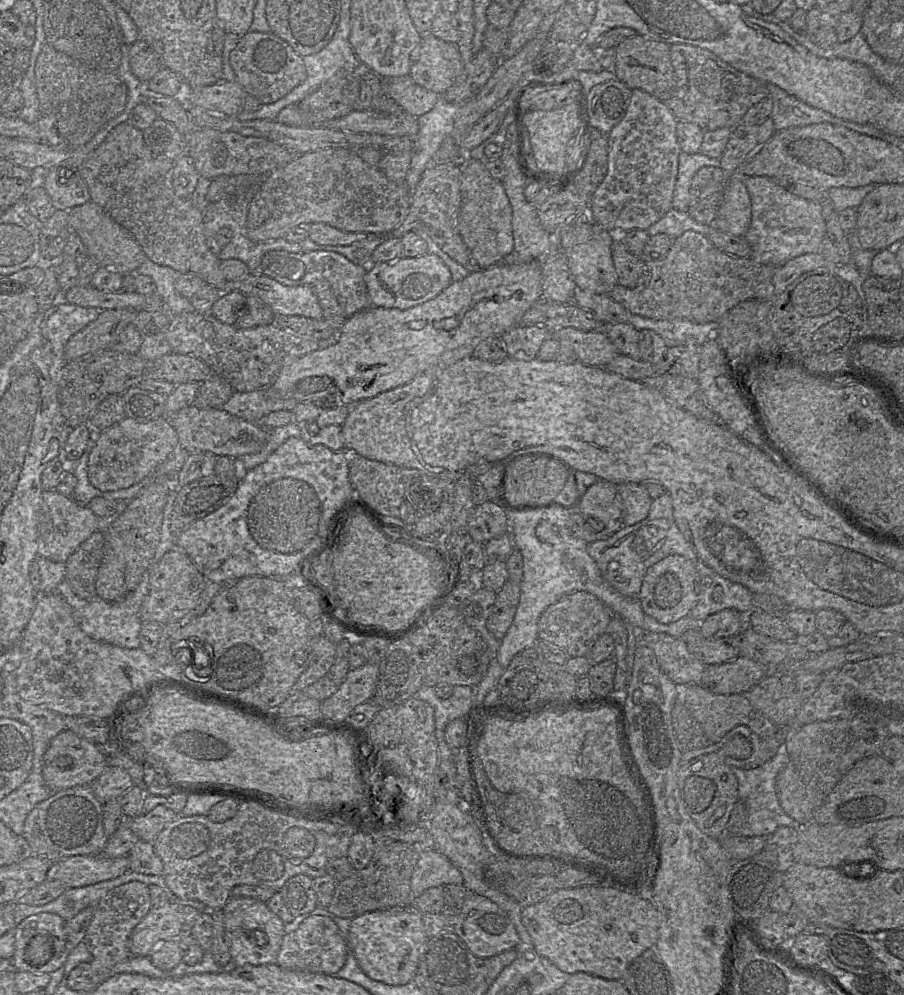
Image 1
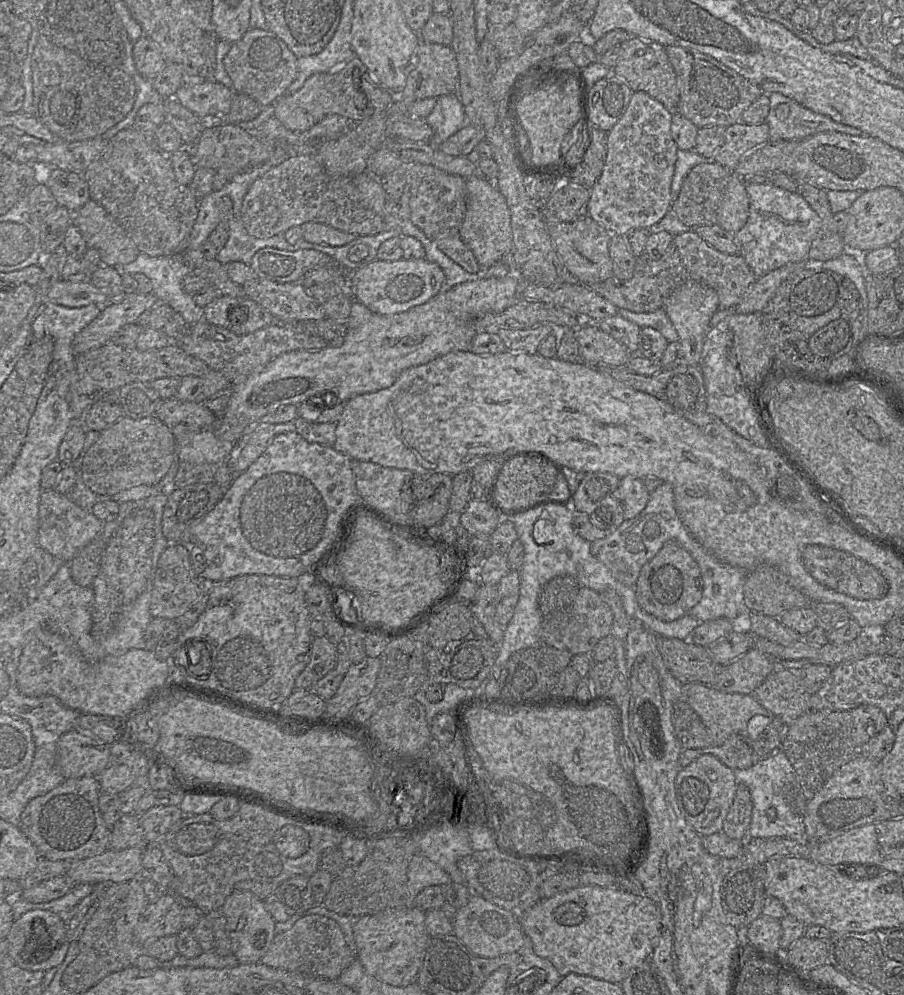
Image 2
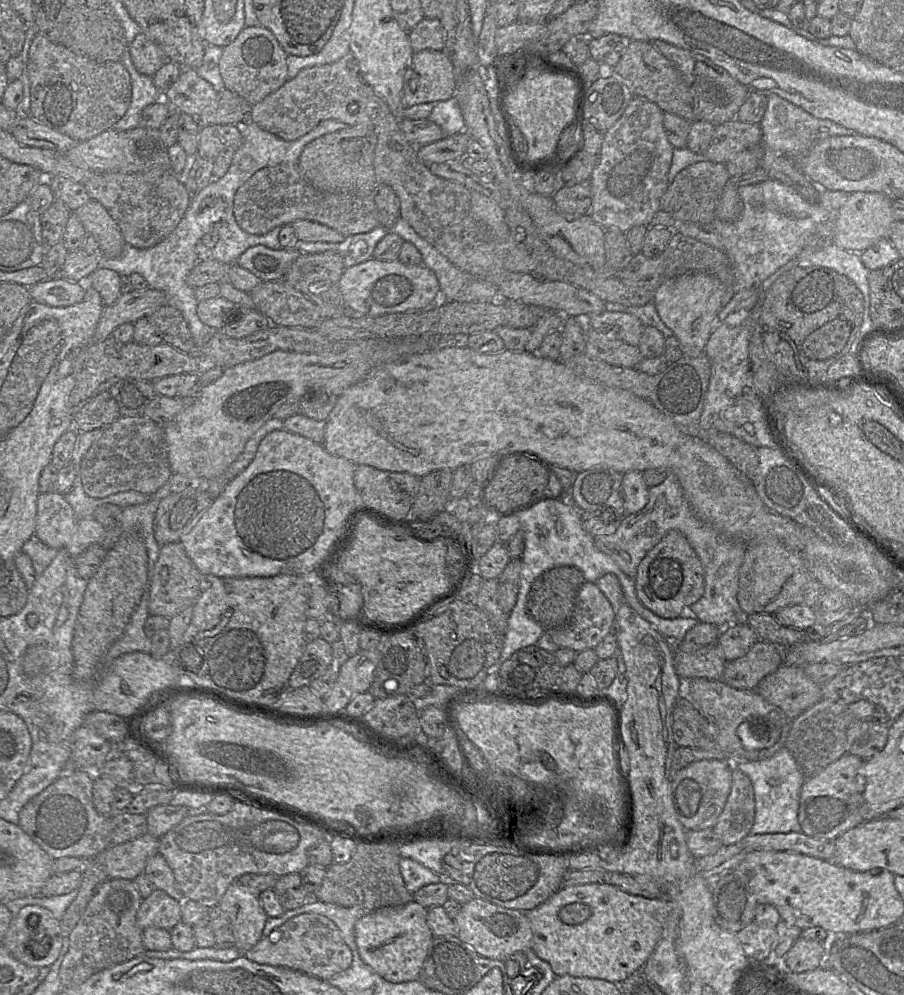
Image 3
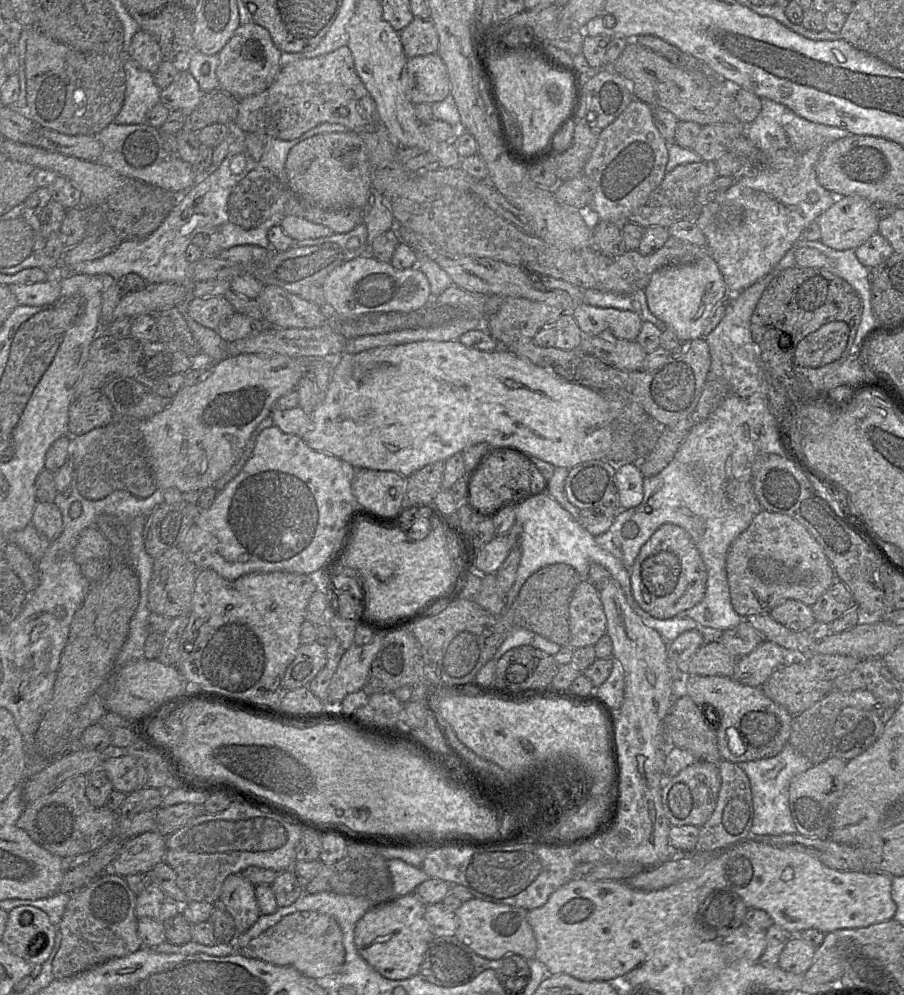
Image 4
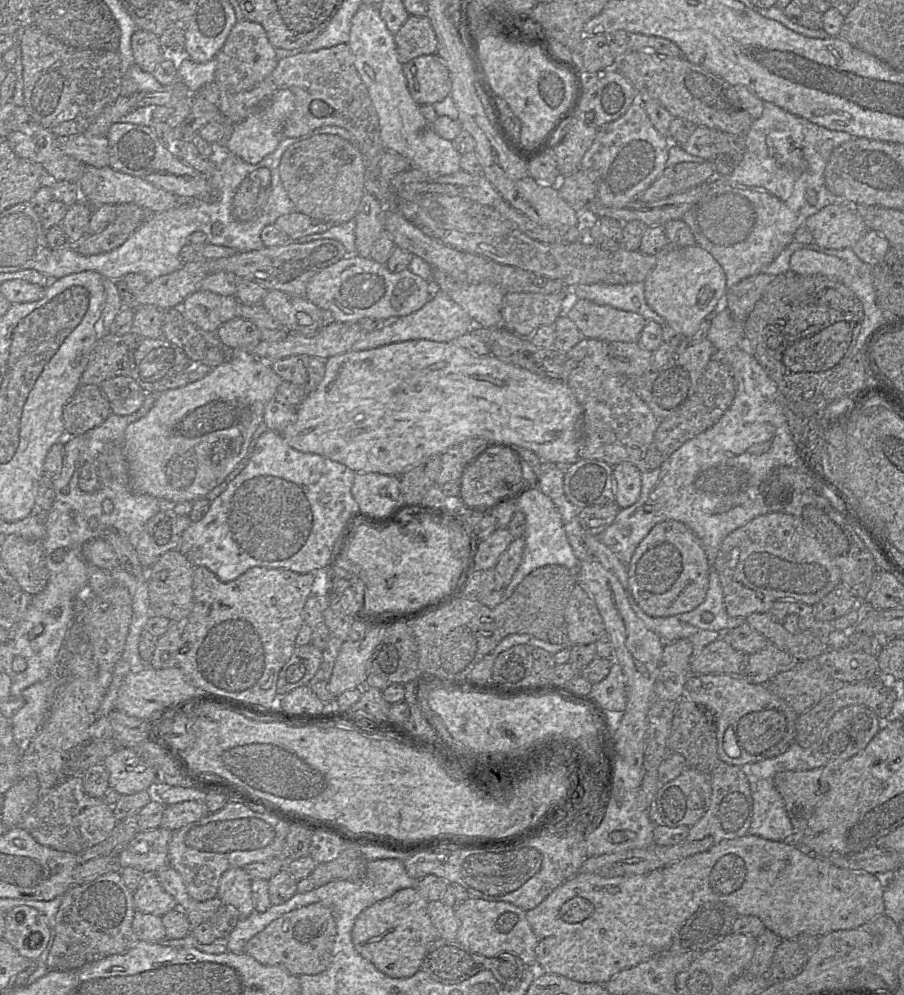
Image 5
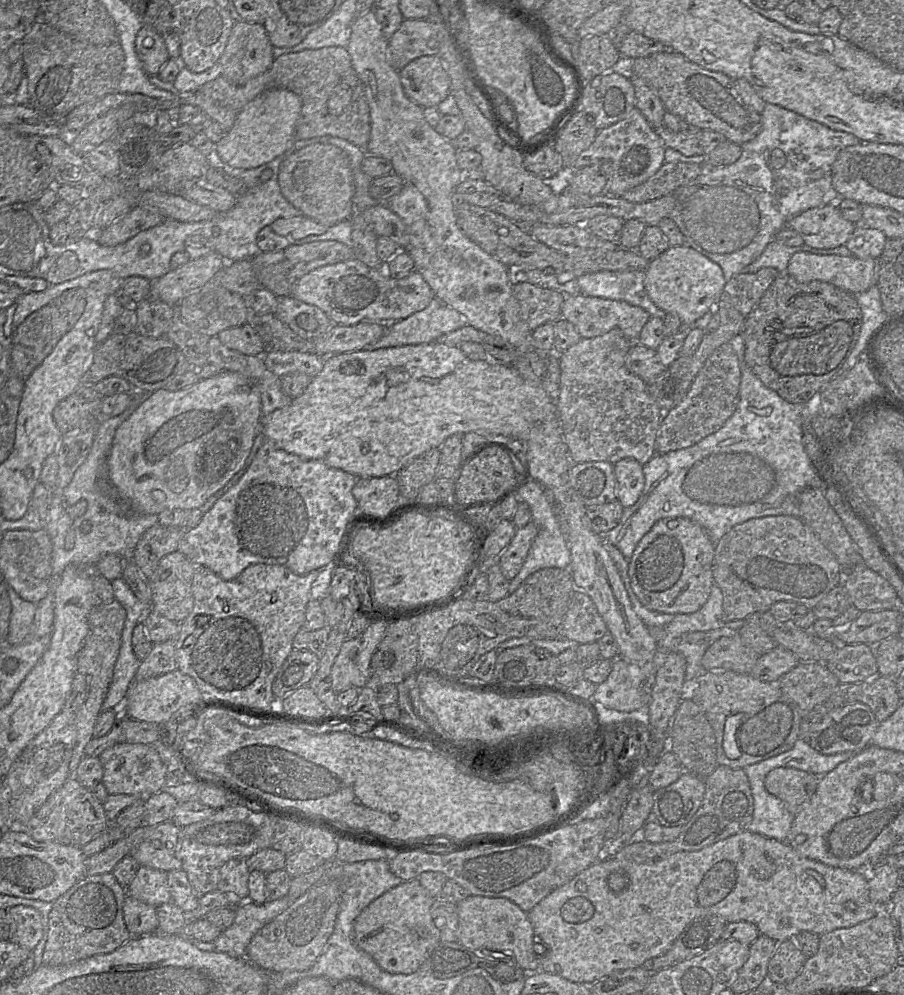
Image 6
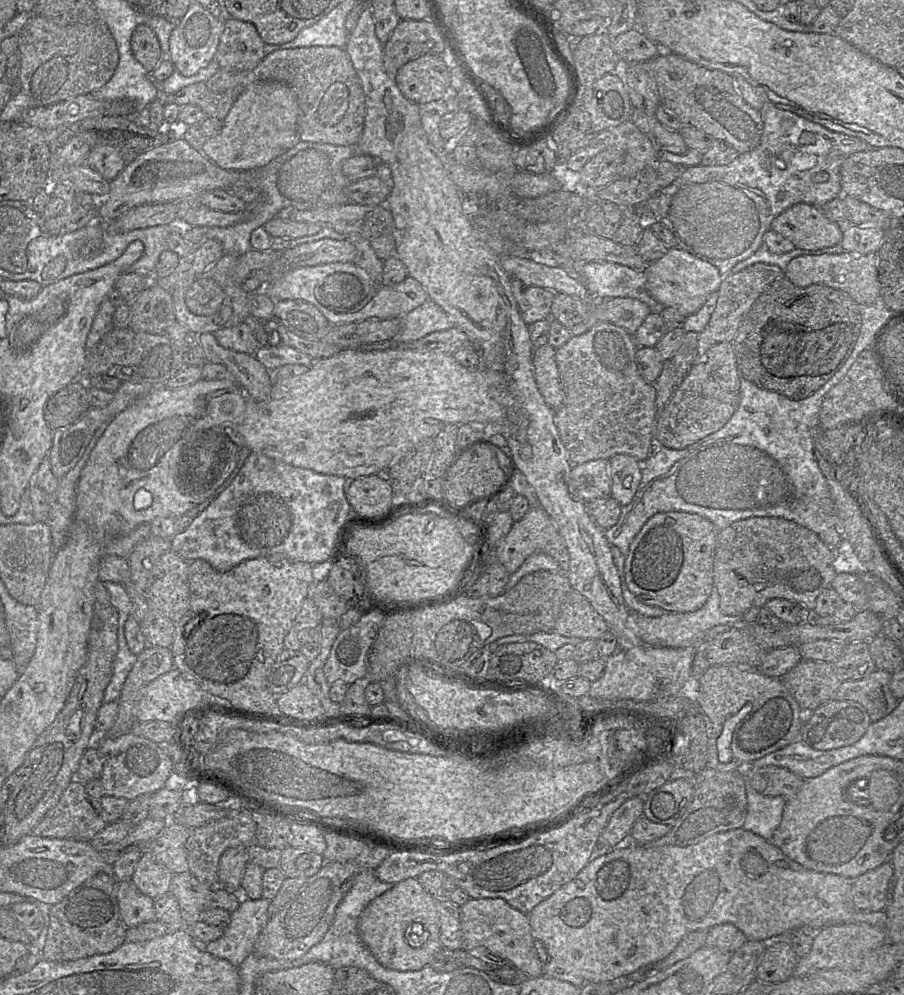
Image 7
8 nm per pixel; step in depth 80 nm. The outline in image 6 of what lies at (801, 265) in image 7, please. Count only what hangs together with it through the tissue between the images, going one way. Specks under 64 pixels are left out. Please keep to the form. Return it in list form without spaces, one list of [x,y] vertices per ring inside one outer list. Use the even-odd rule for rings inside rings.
[[[797,252],[791,256],[786,273],[800,283],[818,280],[830,283],[851,294],[859,294],[876,285],[876,259],[860,259],[853,255],[816,255]]]

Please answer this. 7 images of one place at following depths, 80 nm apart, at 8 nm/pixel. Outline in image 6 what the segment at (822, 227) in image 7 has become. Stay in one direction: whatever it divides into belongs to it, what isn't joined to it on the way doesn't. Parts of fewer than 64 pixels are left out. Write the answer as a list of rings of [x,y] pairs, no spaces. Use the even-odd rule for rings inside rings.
[[[835,203],[811,208],[791,218],[787,227],[803,238],[803,245],[831,249],[845,245],[856,224],[846,220]]]

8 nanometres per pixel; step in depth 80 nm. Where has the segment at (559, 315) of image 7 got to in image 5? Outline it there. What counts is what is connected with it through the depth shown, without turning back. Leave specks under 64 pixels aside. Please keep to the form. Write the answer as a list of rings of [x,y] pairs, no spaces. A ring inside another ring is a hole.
[[[571,299],[565,306],[565,315],[575,323],[585,339],[604,342],[637,342],[647,322],[638,313],[585,299]]]

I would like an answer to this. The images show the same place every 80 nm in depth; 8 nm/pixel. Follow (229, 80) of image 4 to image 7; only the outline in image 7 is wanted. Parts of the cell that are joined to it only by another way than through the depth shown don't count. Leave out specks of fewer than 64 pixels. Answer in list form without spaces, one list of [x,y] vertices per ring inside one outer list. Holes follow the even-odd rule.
[[[231,18],[224,22],[214,59],[220,69],[252,70],[266,56],[264,45],[253,24]]]

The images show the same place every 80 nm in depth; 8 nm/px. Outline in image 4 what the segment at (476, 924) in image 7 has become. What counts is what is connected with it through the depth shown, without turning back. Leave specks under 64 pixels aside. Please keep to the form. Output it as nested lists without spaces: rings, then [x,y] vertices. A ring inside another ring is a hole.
[[[473,897],[463,902],[454,913],[458,920],[455,936],[476,954],[490,960],[513,954],[525,959],[535,958],[536,939],[527,919],[527,910]]]

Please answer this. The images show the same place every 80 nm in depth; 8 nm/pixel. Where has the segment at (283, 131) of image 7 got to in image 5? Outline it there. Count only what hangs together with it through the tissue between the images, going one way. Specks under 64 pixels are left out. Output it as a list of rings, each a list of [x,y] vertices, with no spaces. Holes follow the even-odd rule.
[[[290,90],[277,91],[262,109],[234,126],[226,150],[249,164],[258,164],[264,157],[272,153],[284,138],[284,124],[294,107],[294,95]]]

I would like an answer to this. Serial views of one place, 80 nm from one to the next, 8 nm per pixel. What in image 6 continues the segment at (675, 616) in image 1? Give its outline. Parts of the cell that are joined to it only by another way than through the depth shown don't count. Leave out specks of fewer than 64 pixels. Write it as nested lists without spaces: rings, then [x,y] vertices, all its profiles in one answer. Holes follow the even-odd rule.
[[[685,517],[660,519],[641,538],[628,560],[631,588],[649,610],[669,614],[696,612],[707,601],[714,583],[714,550],[715,544],[696,522]]]

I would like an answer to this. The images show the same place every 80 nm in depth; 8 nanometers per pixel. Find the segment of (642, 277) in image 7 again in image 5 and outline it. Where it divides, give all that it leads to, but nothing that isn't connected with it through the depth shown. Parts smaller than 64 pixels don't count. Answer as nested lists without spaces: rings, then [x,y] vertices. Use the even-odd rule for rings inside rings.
[[[644,282],[630,284],[580,284],[567,287],[573,299],[585,299],[600,305],[609,305],[623,311],[638,313],[646,321],[655,321],[663,327],[666,320],[652,310],[644,296]]]

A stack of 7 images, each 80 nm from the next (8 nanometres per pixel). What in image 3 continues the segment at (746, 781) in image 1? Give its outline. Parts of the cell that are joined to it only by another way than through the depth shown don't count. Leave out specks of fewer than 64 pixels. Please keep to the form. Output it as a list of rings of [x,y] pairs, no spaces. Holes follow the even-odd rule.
[[[784,746],[771,758],[733,764],[750,778],[753,785],[755,818],[749,835],[801,832],[798,822],[799,799],[806,779],[791,752]]]

